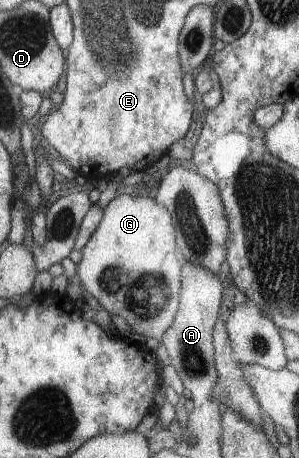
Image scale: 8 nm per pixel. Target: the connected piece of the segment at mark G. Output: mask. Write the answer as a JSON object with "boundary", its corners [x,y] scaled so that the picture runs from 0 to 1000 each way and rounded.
{"boundary":[[[428,424],[381,426],[348,450],[321,502],[268,544],[274,561],[244,590],[291,655],[344,672],[368,690],[401,690],[455,729],[518,738],[532,747],[589,690],[605,646],[605,585],[615,570],[592,541],[579,483],[565,456],[548,450],[535,454],[518,434]]]}

